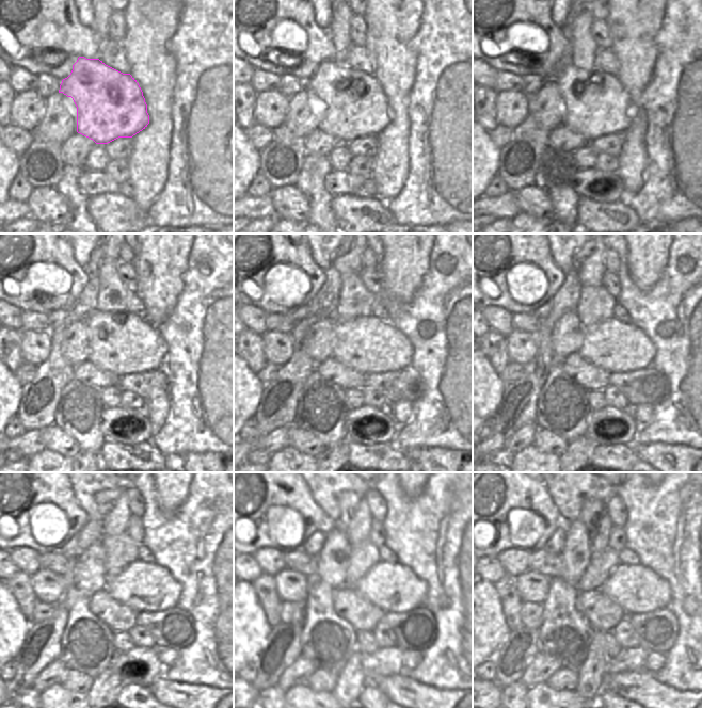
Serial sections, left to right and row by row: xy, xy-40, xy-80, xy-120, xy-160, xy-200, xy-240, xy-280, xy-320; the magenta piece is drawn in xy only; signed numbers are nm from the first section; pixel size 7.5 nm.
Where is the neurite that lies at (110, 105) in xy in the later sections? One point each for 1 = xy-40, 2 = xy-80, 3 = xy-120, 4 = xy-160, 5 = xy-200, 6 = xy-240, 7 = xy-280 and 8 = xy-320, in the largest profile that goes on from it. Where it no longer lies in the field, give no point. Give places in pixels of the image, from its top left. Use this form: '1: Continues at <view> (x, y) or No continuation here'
1: Continues at xy-40 (356, 106)
2: Continues at xy-80 (596, 103)
3: Continues at xy-120 (123, 343)
4: Continues at xy-160 (367, 344)
5: Continues at xy-200 (617, 347)
6: Continues at xy-240 (143, 586)
7: Continues at xy-280 (393, 588)
8: Continues at xy-320 (637, 589).

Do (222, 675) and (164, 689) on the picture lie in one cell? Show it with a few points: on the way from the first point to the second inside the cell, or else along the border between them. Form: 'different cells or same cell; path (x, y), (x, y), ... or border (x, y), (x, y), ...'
different cells; border (164, 676), (172, 680), (198, 682), (213, 687)

